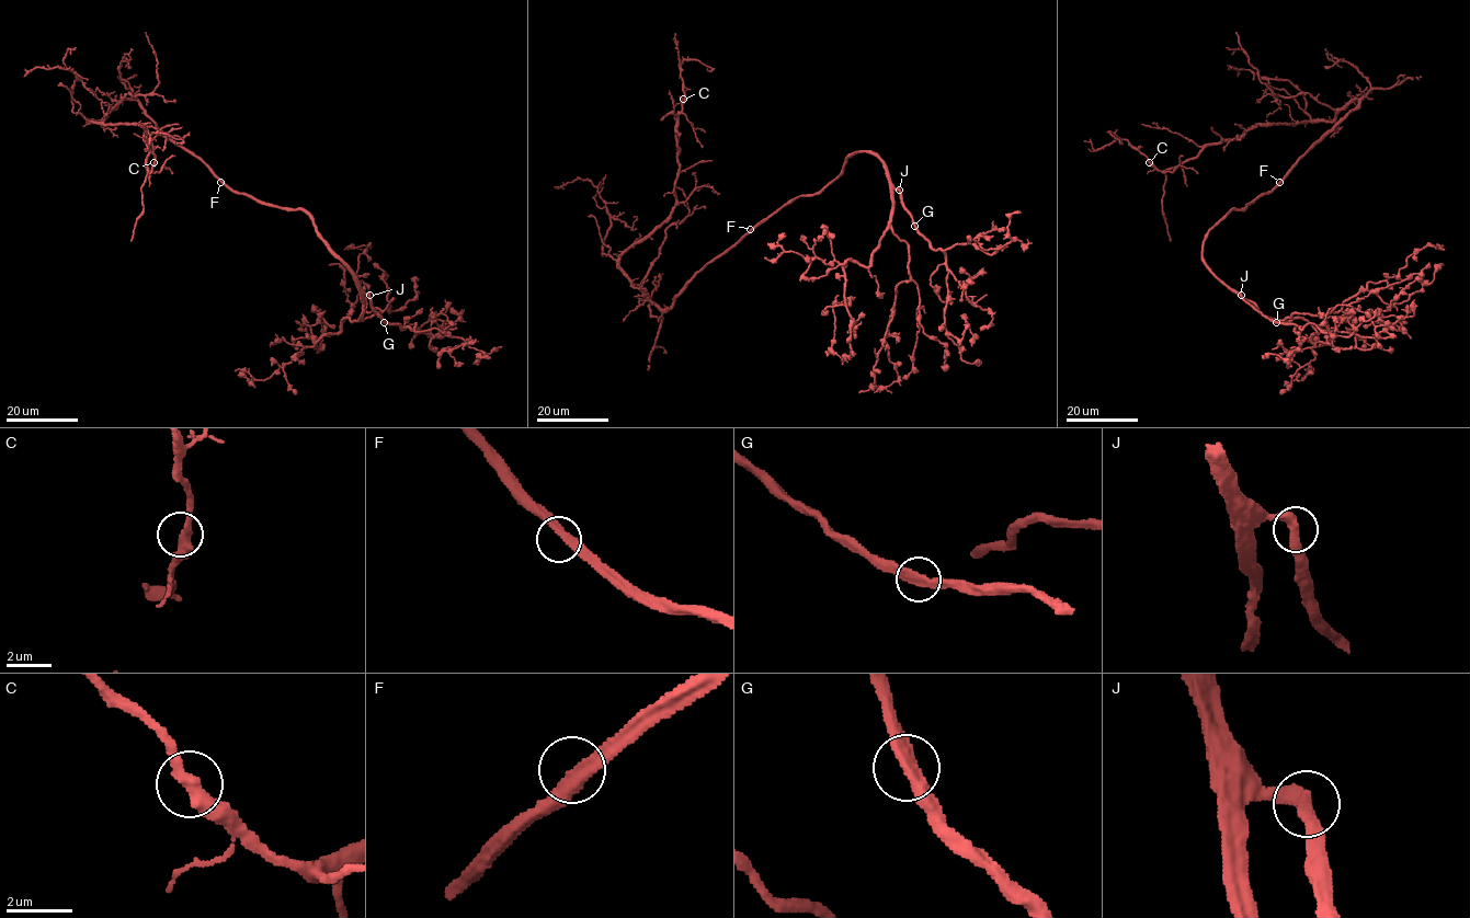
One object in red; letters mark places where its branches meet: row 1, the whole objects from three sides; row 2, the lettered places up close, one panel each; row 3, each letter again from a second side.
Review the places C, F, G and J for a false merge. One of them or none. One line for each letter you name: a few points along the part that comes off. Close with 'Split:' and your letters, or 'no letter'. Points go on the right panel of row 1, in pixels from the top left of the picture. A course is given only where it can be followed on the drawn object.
Split: no letter

